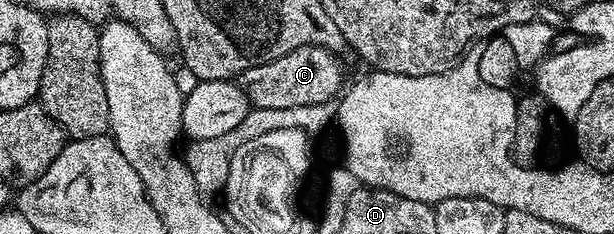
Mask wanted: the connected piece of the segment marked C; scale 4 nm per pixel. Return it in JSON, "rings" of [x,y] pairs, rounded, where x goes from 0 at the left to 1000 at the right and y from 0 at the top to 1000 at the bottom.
{"rings":[[[495,197],[480,222],[467,222],[467,239],[454,239],[454,256],[402,291],[389,321],[389,363],[393,389],[406,415],[407,449],[420,470],[536,444],[559,385],[555,282],[549,248],[550,235],[541,214],[529,214],[523,197]]]}

